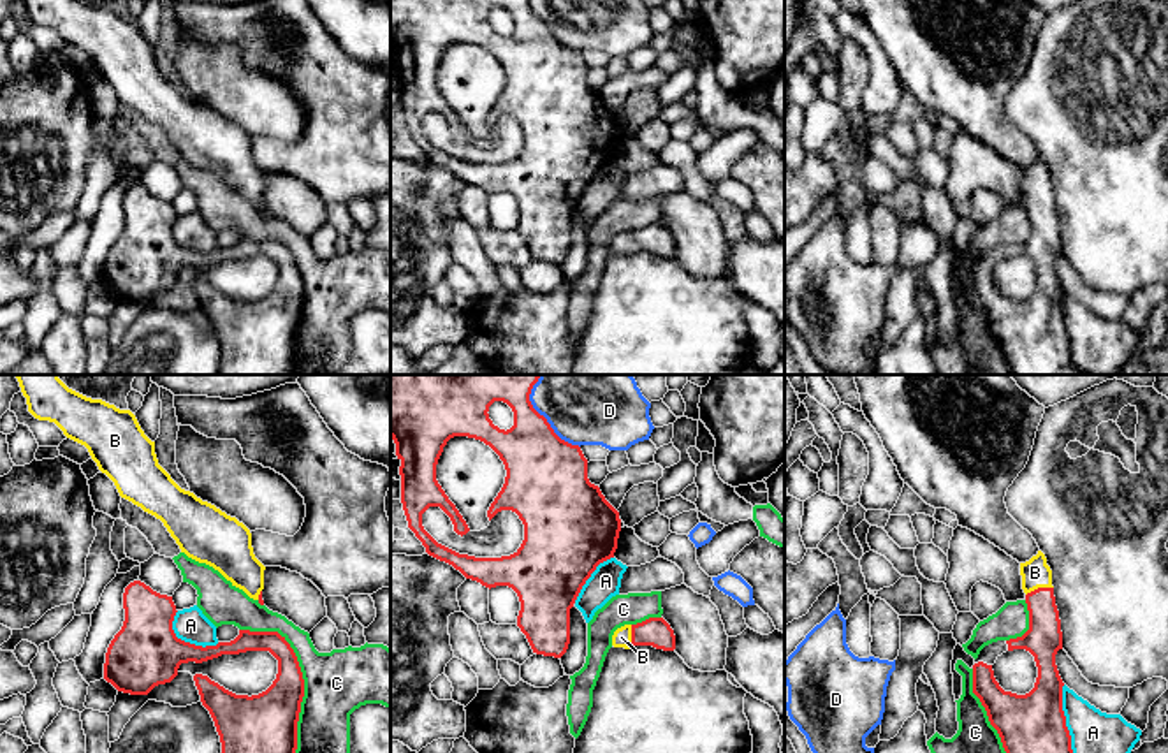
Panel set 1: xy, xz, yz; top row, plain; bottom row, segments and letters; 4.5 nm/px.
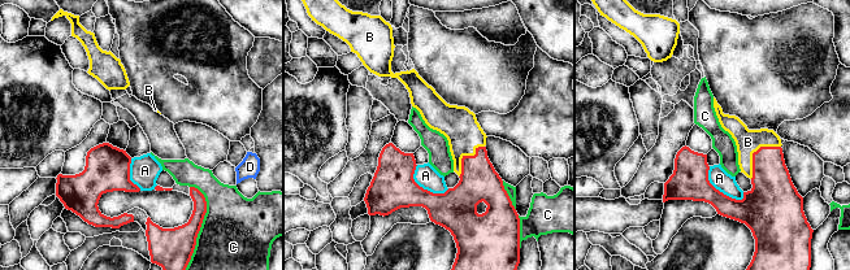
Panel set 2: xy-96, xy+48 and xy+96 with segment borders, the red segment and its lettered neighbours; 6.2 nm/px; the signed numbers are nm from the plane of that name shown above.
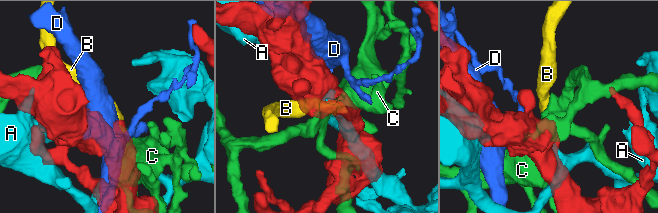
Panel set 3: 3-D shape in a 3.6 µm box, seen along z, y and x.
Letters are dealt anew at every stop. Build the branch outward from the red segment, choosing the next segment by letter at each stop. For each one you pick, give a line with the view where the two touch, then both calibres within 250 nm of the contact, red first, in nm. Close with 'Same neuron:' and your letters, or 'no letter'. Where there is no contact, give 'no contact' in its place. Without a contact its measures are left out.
B: meets red in yz; 170 nm thick on the red side, 130 nm on the other
Same neuron: B

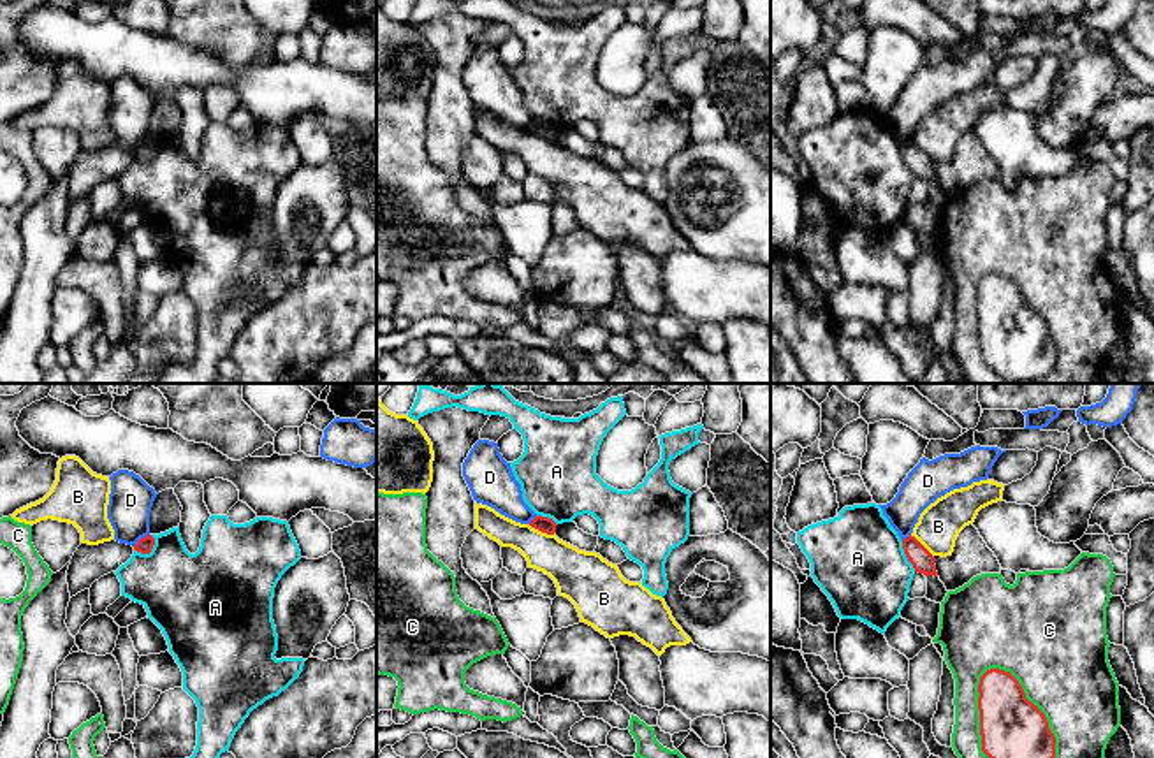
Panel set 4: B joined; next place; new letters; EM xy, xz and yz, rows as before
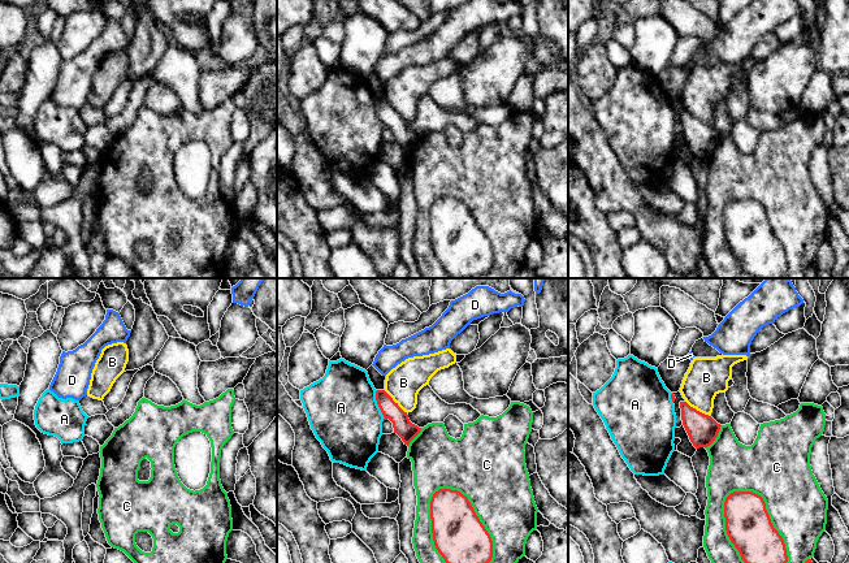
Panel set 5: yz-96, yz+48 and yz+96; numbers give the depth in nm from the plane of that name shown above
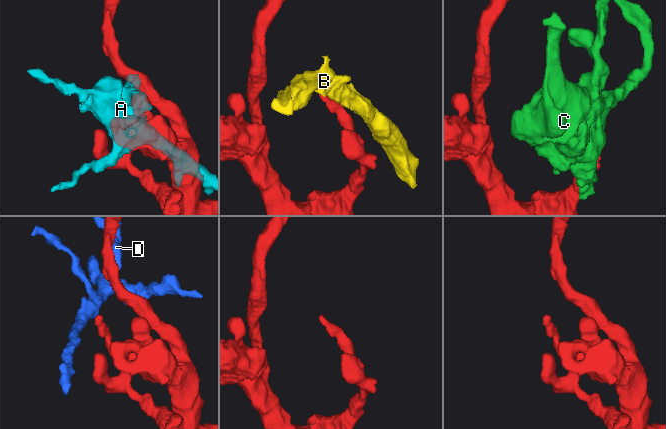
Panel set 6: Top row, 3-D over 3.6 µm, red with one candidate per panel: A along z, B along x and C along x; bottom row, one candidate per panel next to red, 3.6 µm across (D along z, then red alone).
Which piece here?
Same neuron: no letter

